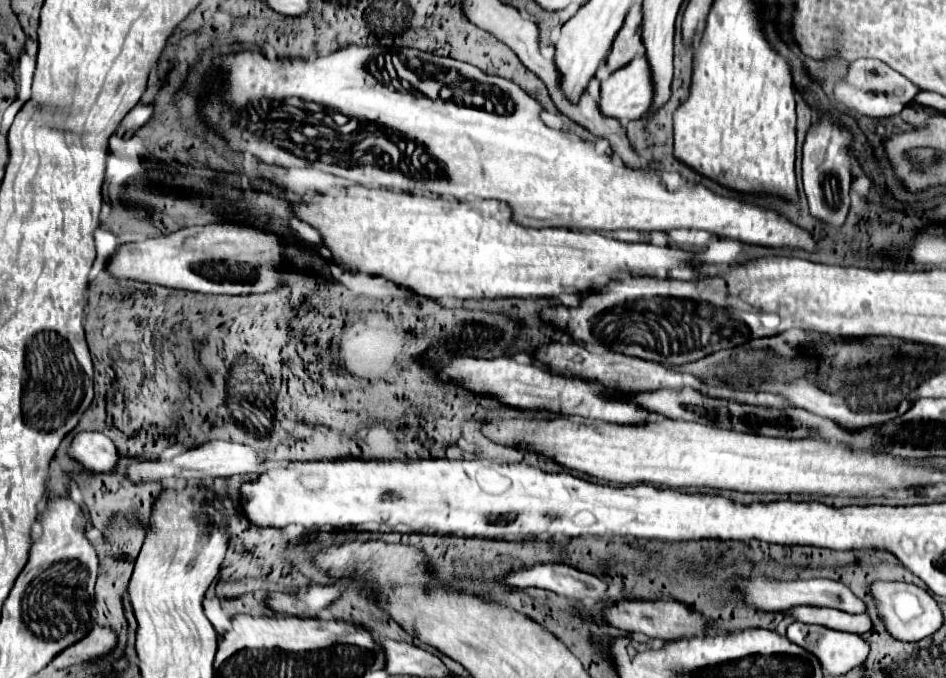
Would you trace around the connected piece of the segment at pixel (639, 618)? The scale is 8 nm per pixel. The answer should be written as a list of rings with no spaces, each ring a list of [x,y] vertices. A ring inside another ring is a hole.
[[[619,600],[617,604],[609,606],[603,610],[601,618],[623,632],[629,634],[643,634],[647,638],[661,638],[661,640],[679,640],[685,636],[695,636],[699,632],[705,632],[705,620],[695,614],[691,608],[675,602],[675,600],[657,600],[657,602],[647,602],[647,600]]]

